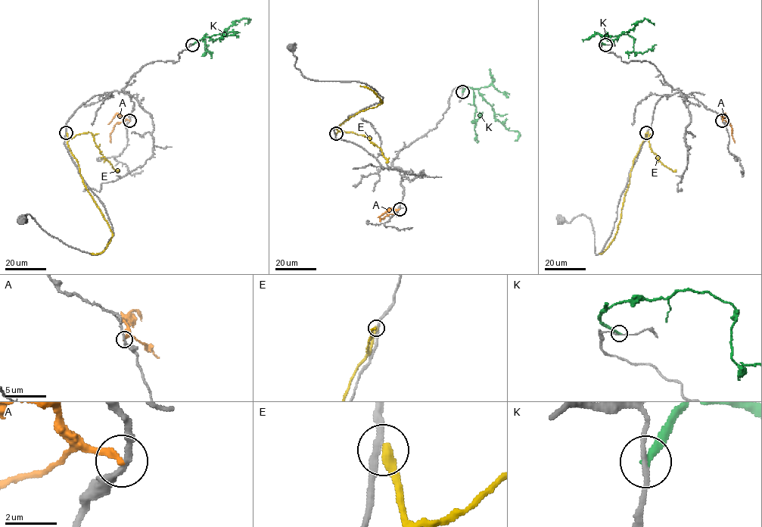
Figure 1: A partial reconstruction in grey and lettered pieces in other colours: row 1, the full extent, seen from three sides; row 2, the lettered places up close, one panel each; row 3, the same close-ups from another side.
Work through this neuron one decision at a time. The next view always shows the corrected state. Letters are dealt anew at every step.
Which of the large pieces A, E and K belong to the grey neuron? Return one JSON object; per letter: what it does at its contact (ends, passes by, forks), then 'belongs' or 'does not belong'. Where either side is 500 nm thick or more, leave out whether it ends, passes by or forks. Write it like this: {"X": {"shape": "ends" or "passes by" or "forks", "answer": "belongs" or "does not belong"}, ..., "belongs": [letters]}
{"A": {"shape": "ends", "answer": "does not belong"}, "E": {"shape": "ends", "answer": "does not belong"}, "K": {"shape": "ends", "answer": "does not belong"}, "belongs": []}

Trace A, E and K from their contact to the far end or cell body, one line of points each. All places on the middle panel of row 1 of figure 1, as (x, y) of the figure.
A: (399, 208), (380, 218), (380, 221)
E: (336, 133), (337, 128), (349, 116), (382, 102), (371, 89), (360, 85)
K: (462, 92), (466, 87), (478, 89), (492, 106), (494, 116), (505, 128), (518, 132), (518, 138), (514, 141)

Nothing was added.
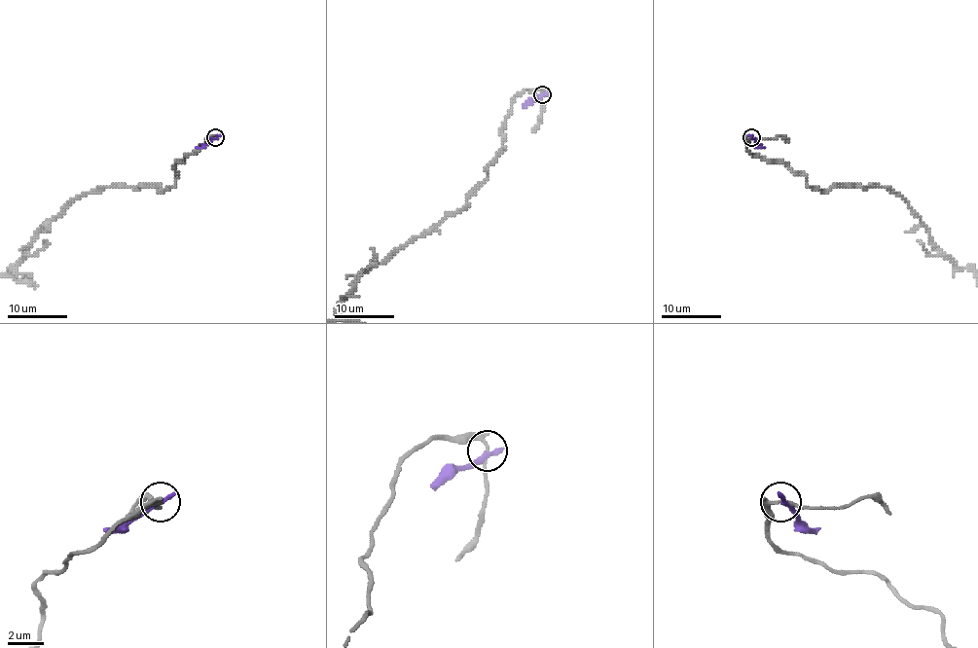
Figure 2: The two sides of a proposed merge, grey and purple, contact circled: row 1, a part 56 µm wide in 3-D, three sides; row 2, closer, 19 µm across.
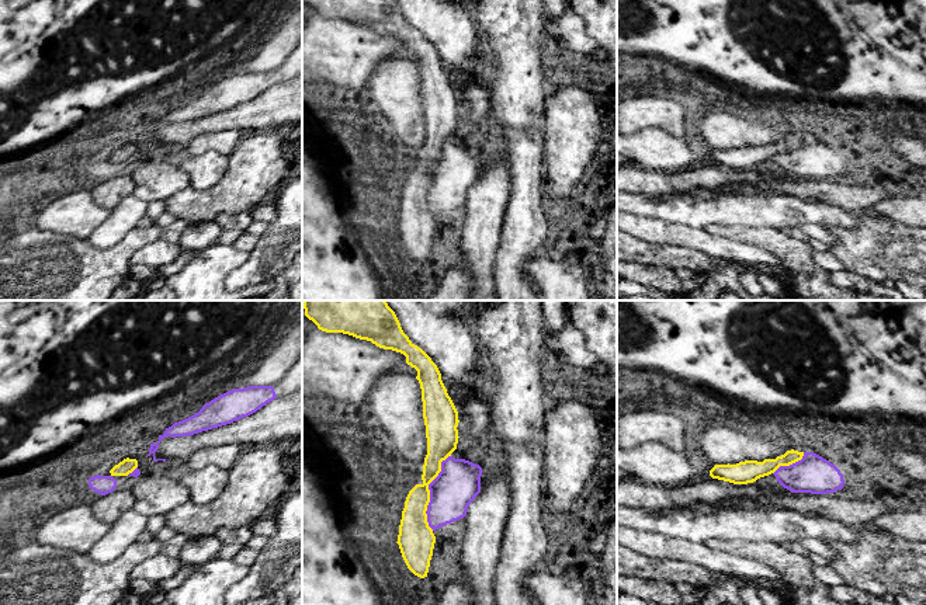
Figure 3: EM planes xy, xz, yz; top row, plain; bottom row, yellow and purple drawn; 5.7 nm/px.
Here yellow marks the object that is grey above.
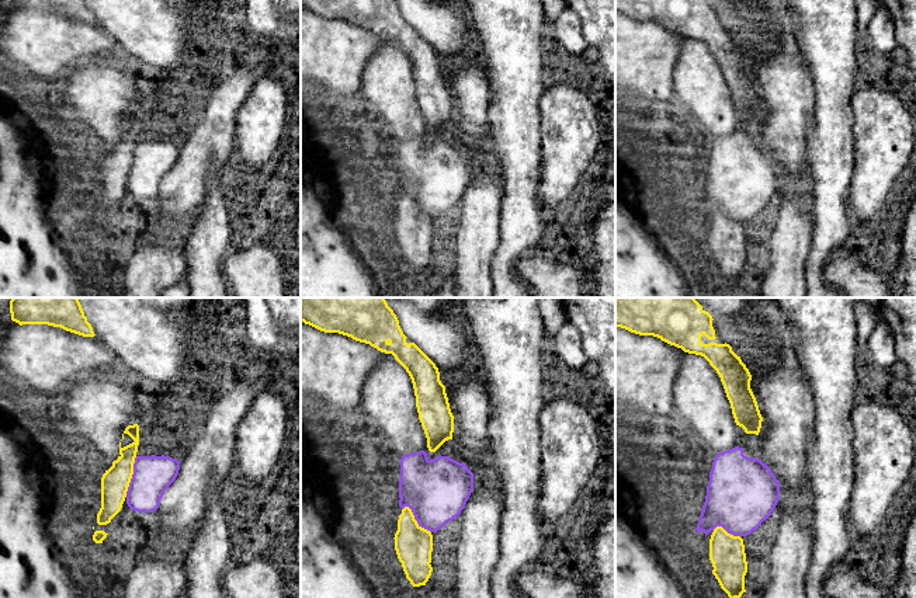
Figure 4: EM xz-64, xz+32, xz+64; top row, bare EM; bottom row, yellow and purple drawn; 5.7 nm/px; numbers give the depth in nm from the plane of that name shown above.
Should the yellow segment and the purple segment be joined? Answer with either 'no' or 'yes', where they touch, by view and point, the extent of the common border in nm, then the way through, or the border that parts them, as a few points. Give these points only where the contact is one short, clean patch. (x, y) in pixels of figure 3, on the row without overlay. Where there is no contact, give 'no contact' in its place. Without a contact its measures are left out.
no; contact xz (429, 177); length 440 nm

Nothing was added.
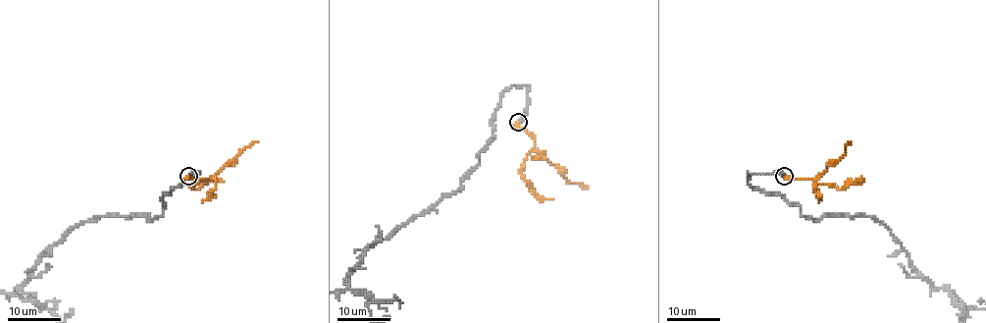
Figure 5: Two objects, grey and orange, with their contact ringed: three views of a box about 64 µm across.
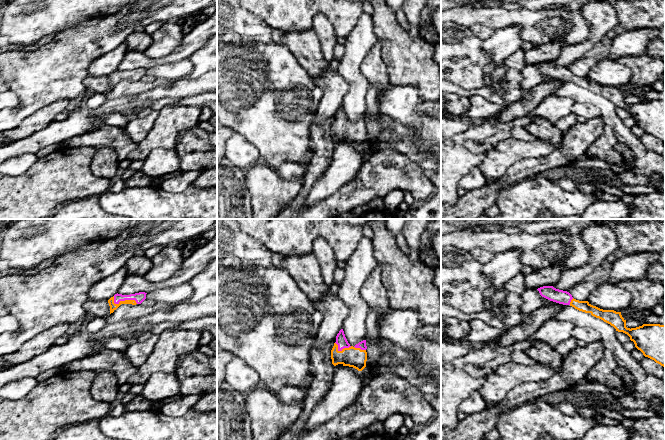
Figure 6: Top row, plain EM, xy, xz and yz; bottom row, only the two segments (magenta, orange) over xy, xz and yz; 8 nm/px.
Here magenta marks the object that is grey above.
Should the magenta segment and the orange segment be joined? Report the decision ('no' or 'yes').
yes

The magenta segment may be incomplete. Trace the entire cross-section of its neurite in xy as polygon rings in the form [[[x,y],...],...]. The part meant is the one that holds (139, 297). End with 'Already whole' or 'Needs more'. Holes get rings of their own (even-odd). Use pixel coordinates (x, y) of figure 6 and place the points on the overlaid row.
[[[139,292],[130,295],[115,294],[108,300],[110,306],[110,314],[113,313],[121,304],[141,304],[146,299],[145,292]]]. Needs more

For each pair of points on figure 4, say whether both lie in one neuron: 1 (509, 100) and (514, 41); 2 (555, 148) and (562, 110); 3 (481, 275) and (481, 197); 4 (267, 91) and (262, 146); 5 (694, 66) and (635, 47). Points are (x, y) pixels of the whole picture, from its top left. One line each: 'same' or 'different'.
1: same
2: same
3: same
4: same
5: different

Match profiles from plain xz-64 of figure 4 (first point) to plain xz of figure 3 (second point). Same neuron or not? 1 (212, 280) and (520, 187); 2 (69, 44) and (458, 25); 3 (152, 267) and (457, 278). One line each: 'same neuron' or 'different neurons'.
1: same neuron
2: different neurons
3: same neuron

